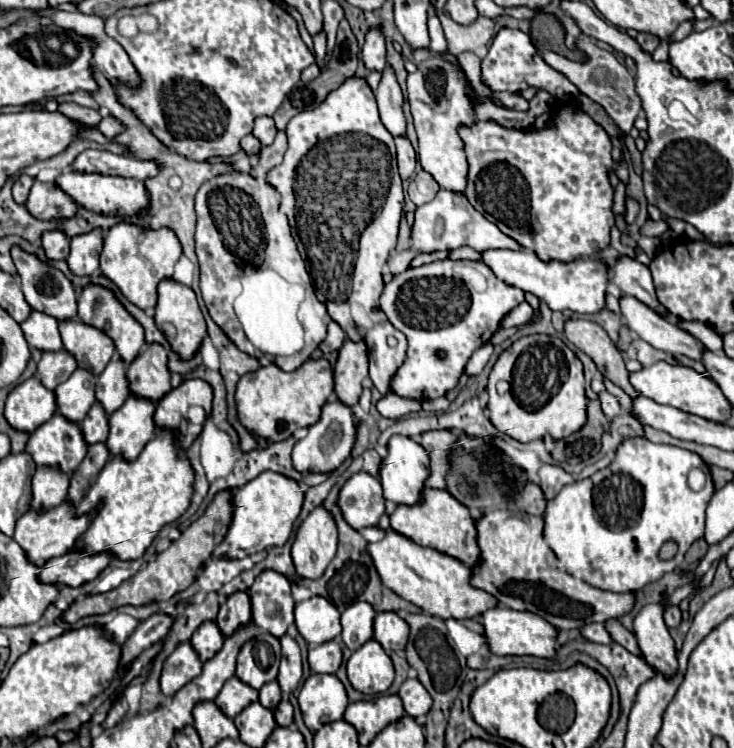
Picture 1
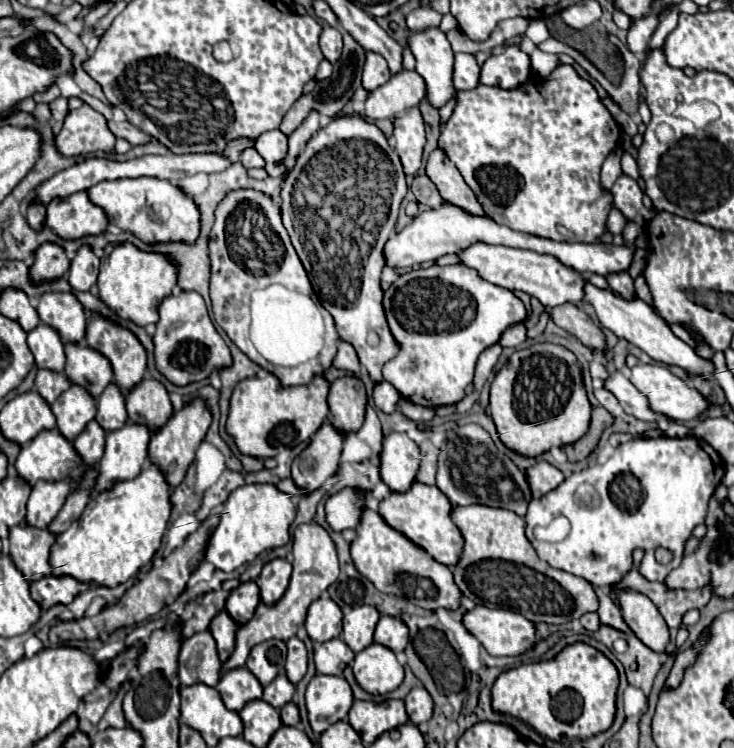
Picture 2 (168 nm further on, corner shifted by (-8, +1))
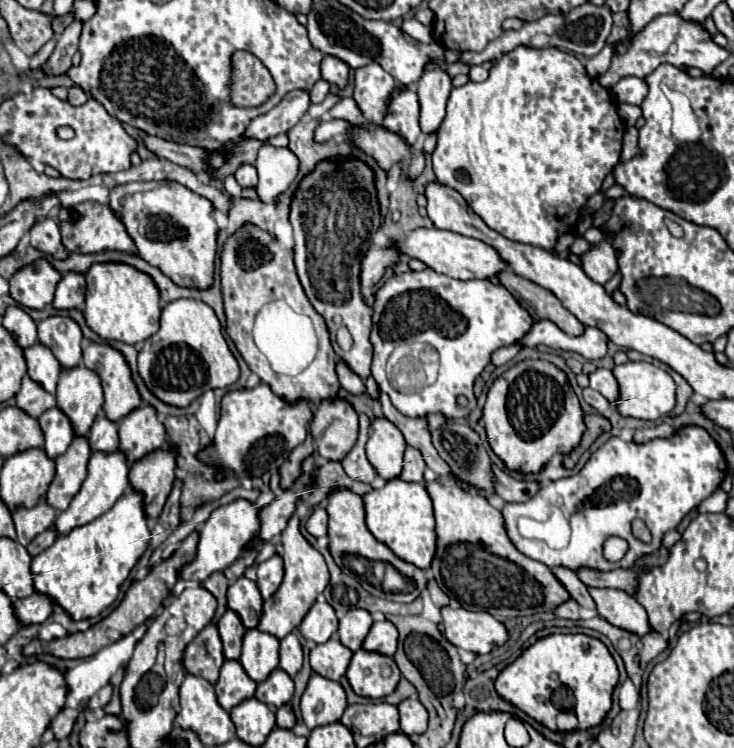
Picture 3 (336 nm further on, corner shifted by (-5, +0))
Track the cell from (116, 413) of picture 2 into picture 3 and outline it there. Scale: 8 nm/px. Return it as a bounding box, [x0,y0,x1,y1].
[89,413,119,451]

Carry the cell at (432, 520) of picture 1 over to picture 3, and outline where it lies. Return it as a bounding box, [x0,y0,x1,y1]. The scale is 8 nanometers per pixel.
[363,479,437,569]

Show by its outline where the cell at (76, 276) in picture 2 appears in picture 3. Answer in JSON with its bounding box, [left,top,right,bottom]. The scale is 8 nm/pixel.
[53,271,87,309]

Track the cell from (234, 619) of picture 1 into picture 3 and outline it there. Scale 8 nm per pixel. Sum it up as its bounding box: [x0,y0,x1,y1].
[227,577,263,629]

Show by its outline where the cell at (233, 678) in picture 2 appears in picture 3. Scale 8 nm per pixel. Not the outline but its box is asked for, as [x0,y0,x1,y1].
[215,661,257,711]

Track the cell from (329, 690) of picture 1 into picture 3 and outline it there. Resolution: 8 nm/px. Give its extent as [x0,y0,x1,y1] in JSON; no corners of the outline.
[301,673,347,729]

